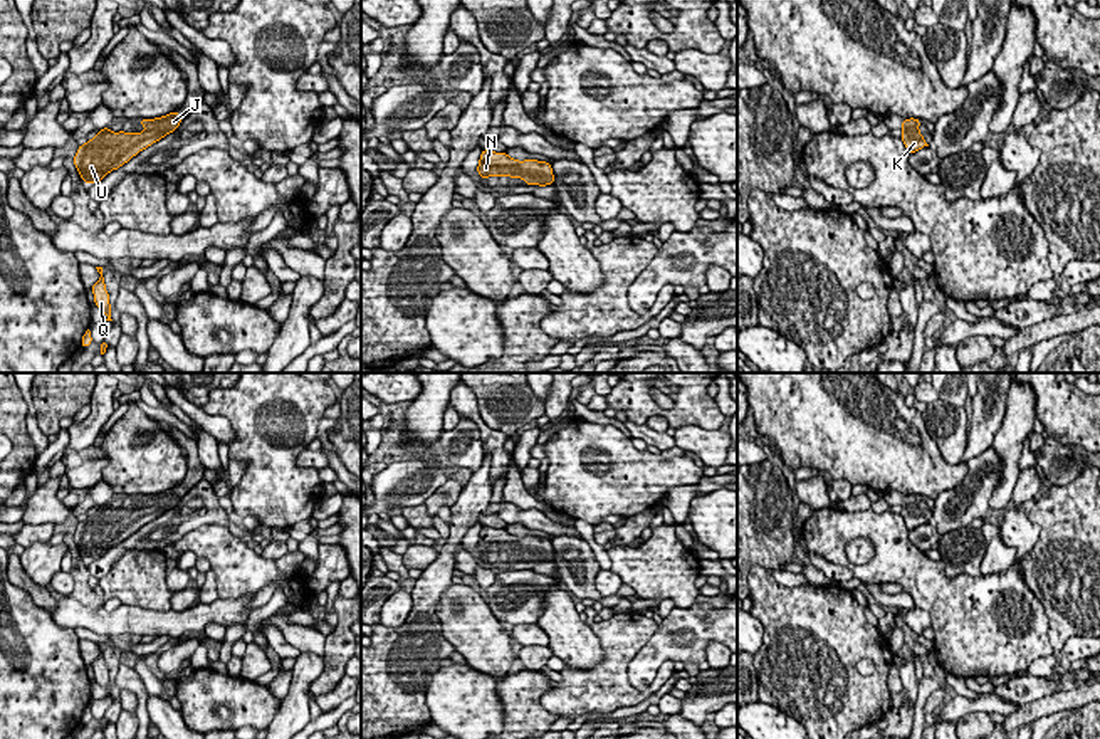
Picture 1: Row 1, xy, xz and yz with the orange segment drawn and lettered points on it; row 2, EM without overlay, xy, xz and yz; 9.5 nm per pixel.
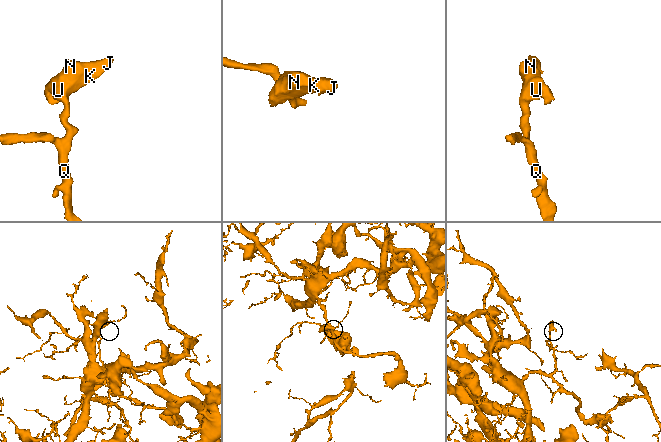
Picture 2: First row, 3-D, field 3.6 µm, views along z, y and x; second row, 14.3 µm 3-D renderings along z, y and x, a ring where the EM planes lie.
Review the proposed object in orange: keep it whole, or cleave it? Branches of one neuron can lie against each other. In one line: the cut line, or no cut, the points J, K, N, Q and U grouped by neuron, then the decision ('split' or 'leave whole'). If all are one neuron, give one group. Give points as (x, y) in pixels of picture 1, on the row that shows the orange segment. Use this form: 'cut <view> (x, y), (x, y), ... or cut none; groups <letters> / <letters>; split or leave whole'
cut none; groups J K N Q U; leave whole

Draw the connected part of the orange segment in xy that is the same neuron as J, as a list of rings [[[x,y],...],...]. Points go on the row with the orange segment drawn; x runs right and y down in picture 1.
[[[175,111],[155,119],[139,119],[139,124],[146,128],[141,133],[113,133],[107,126],[77,148],[74,165],[84,183],[99,183],[139,151],[173,133],[181,124],[181,116]]]

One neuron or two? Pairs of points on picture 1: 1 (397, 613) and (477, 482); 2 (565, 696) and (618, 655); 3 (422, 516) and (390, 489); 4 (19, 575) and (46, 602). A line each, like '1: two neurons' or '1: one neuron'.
1: two neurons
2: one neuron
3: two neurons
4: one neuron

